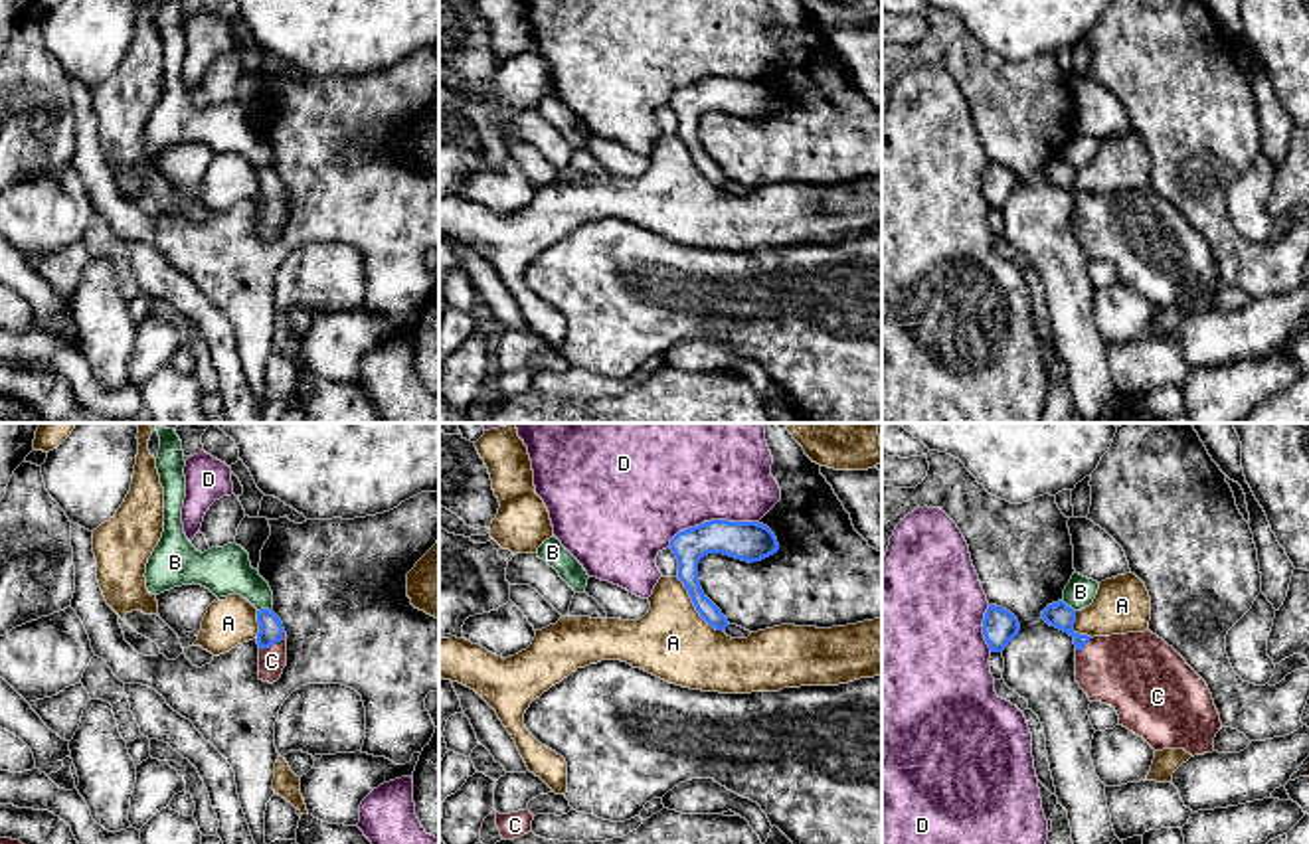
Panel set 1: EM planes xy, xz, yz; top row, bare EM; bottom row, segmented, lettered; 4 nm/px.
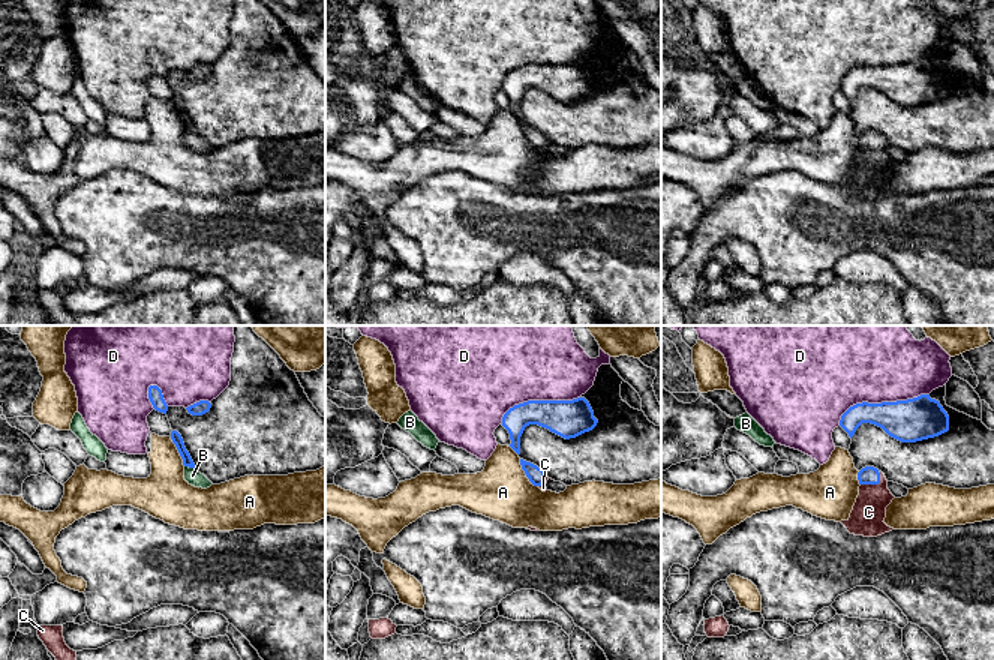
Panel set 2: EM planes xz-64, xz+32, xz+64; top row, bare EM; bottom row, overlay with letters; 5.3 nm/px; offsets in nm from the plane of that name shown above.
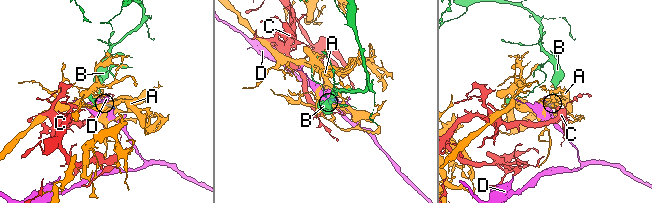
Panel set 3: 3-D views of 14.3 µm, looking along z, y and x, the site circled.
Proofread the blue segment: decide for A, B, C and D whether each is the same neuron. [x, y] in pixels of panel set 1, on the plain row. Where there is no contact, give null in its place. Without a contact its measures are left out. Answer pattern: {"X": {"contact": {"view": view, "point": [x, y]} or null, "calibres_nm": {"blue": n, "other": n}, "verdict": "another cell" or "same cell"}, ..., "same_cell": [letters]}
{"A": {"contact": {"view": "xz", "point": [695, 163]}, "calibres_nm": {"blue": 140, "other": 300}, "verdict": "another cell"}, "B": {"contact": {"view": "xy", "point": [263, 167]}, "calibres_nm": {"blue": 100, "other": 190}, "verdict": "another cell"}, "C": {"contact": {"view": "xy", "point": [275, 198]}, "calibres_nm": {"blue": 100, "other": 110}, "verdict": "same cell"}, "D": {"contact": {"view": "xz", "point": [710, 78]}, "calibres_nm": {"blue": 160, "other": 380}, "verdict": "another cell"}, "same_cell": ["C"]}

